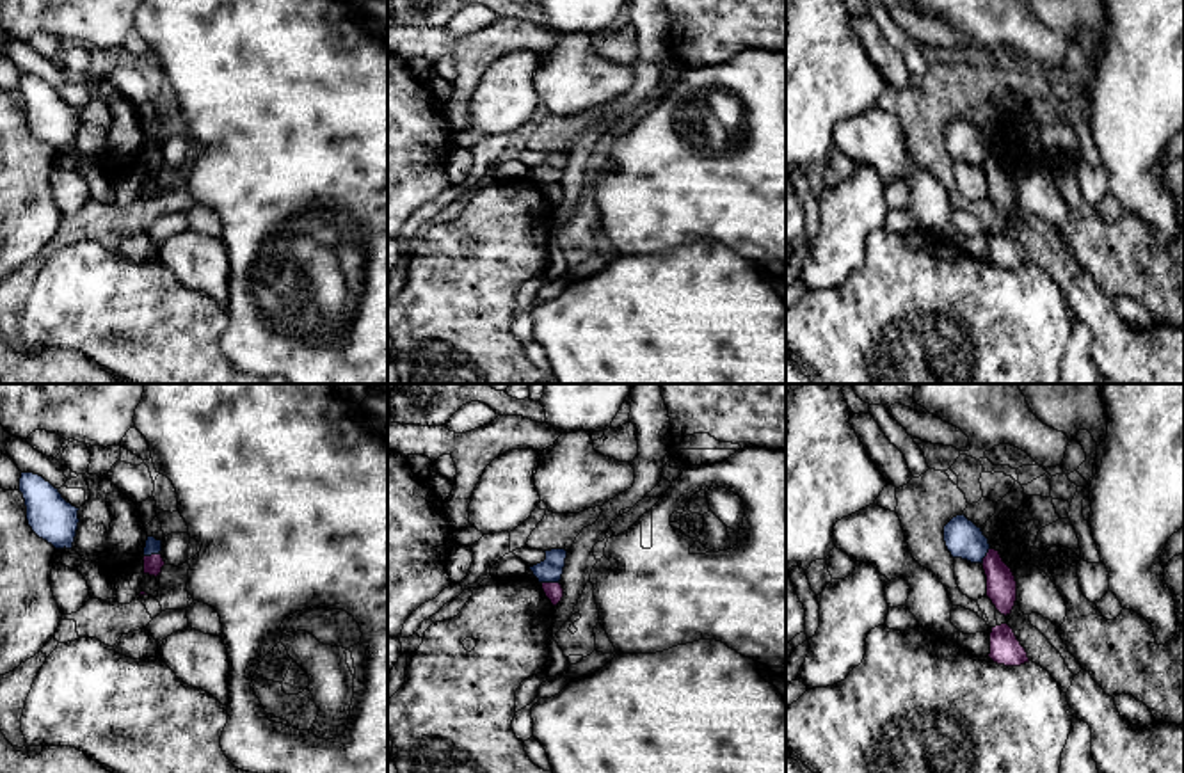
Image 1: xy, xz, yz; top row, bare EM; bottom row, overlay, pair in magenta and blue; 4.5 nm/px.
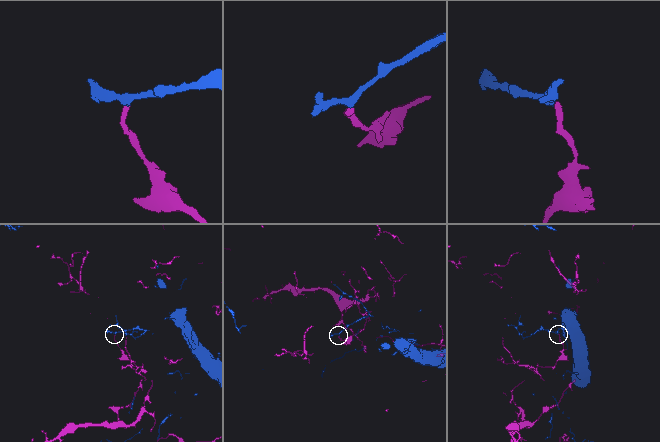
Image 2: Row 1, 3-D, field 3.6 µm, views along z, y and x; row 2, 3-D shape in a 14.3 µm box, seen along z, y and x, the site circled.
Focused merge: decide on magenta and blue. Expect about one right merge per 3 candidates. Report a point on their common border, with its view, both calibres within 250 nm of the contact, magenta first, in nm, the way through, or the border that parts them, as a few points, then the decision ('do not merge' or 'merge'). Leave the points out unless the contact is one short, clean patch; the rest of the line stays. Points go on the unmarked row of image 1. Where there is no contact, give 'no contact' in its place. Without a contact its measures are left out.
contact xz (552, 185); calibres 80 and 110 nm; do not merge

